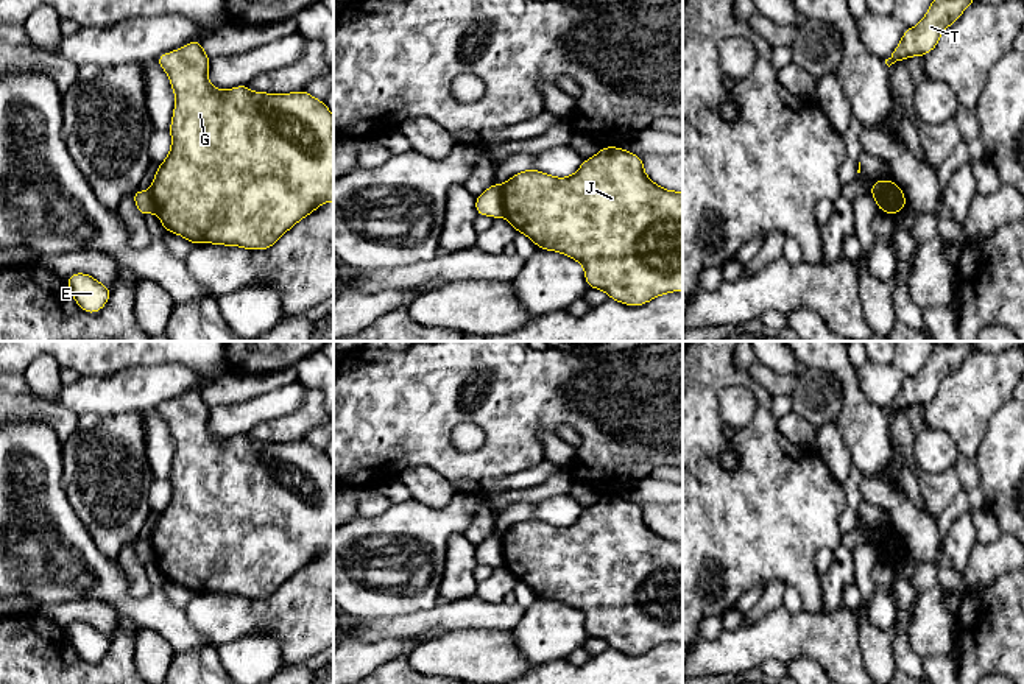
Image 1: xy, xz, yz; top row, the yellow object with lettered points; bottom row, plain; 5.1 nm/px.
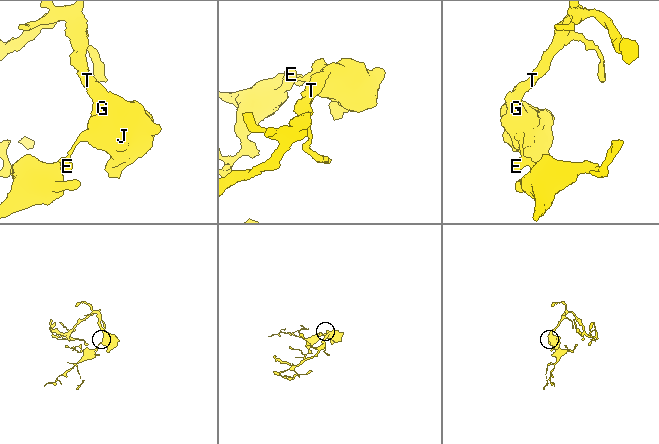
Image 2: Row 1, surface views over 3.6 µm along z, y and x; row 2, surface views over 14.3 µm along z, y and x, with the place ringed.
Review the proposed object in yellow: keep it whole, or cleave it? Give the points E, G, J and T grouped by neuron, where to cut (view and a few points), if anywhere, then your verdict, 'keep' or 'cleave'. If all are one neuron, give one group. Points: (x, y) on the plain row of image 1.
E / G J T | xz (501, 535), (504, 564) | cleave

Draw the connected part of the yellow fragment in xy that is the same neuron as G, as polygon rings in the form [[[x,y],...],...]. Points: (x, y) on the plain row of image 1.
[[[200,390],[189,391],[185,396],[156,407],[156,411],[167,421],[176,447],[170,474],[171,497],[167,508],[157,516],[151,533],[151,544],[156,562],[167,581],[187,587],[192,594],[214,592],[240,595],[251,600],[271,597],[288,578],[304,566],[318,558],[320,553],[334,550],[334,464],[324,450],[313,447],[307,439],[291,442],[251,441],[248,433],[229,439],[215,438],[207,428],[210,407],[204,402]]]

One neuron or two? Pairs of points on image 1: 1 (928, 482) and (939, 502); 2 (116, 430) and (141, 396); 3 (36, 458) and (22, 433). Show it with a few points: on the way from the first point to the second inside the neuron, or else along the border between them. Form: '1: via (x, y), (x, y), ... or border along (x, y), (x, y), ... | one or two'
1: via (932, 486), (937, 491), (937, 497) | one
2: border along (142, 412), (125, 412), (103, 418) | two
3: via (30, 452), (22, 444), (22, 440) | one

